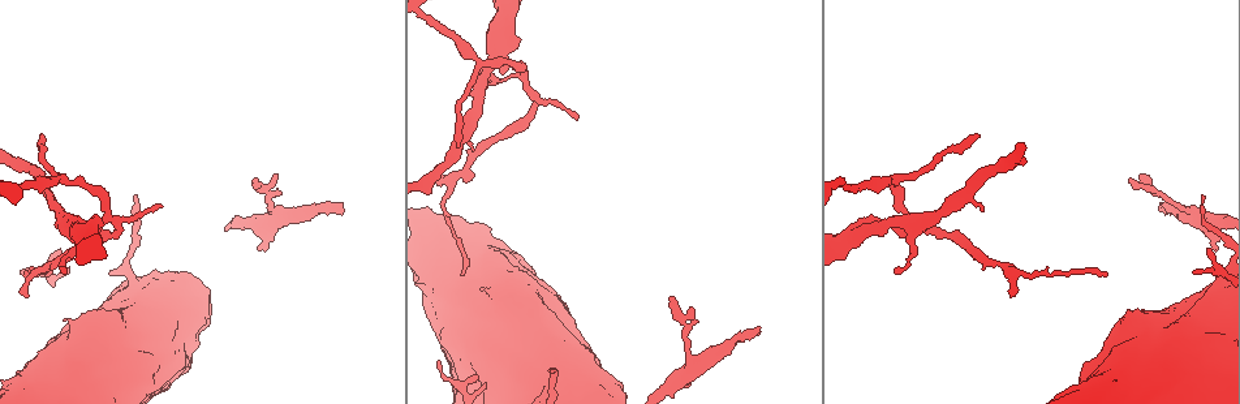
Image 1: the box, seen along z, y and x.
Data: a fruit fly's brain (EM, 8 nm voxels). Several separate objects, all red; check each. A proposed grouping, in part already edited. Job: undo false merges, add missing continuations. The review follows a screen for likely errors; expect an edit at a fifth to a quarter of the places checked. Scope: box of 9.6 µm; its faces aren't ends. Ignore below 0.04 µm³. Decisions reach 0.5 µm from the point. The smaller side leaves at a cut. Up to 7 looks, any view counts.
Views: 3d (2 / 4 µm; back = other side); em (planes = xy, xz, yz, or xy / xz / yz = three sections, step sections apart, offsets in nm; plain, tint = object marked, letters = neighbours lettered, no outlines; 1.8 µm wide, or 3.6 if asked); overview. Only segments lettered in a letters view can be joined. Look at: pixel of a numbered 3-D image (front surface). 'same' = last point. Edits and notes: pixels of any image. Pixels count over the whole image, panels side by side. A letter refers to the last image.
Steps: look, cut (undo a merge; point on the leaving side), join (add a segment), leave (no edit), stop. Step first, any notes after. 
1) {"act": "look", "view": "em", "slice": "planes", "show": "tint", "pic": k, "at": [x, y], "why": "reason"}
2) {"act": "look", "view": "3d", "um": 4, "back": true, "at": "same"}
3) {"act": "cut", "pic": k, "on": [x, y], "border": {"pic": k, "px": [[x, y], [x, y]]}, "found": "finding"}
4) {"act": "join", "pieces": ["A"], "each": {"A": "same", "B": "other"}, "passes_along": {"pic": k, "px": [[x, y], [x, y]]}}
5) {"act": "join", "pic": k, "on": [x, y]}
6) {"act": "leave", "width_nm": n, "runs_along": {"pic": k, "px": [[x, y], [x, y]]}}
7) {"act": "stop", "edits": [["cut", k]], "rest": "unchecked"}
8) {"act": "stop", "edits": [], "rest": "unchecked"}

{"act": "look", "view": "em", "slice": "xz", "step": 4, "show": "letters", "pic": 1, "at": [136, 194], "why": "thin end"}

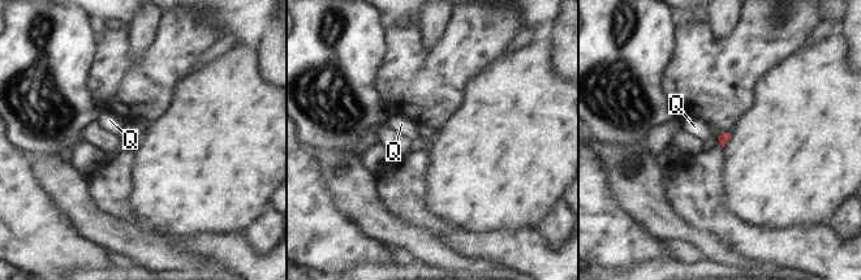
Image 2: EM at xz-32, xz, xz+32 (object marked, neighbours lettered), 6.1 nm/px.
{"act": "look", "view": "em", "slice": "planes", "show": "letters", "at": "same"}

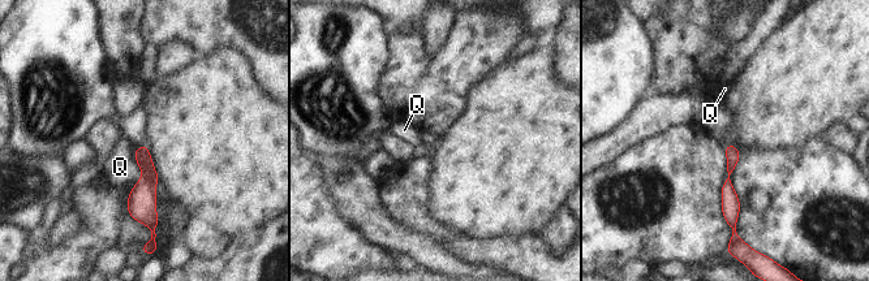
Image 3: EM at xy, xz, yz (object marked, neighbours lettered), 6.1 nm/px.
{"act": "join", "pieces": ["Q"], "width_nm": 80, "each": {"Q": "same"}, "passes_along": {"pic": 3, "px": [[142, 204], [140, 167], [120, 167]]}, "found": "the neuron continues"}

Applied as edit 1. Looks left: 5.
{"act": "look", "view": "em", "slice": "planes", "show": "plain", "pic": 1, "at": [1215, 250], "why": "an open end"}

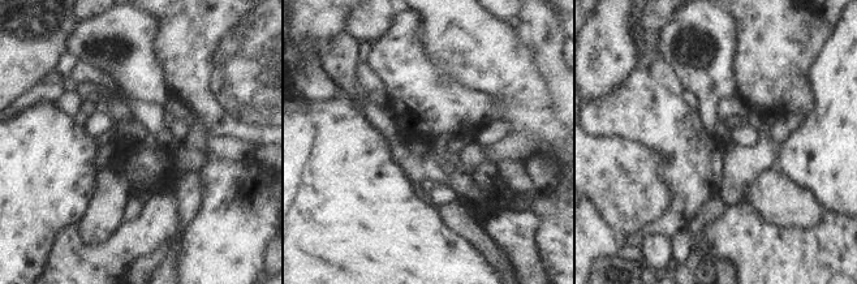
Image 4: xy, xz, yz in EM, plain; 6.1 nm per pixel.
{"act": "look", "view": "em", "slice": "planes", "show": "tint", "at": "same"}

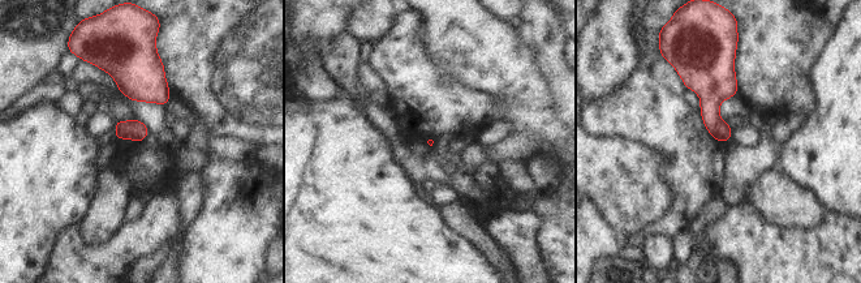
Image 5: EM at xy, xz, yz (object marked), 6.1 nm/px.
{"act": "look", "view": "em", "slice": "planes", "show": "letters", "at": "same", "why": "what lies round it"}

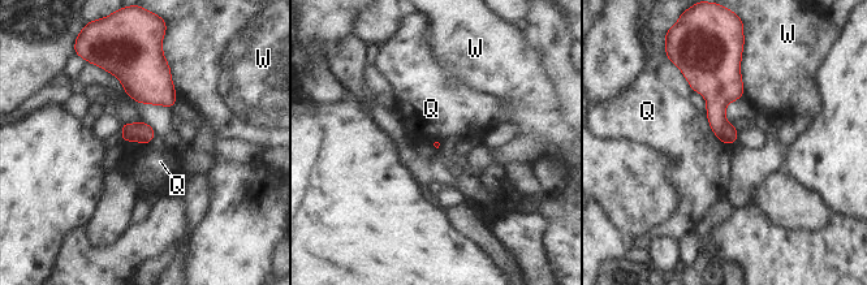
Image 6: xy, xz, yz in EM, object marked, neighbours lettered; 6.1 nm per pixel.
{"act": "leave", "each": {"Q": "other", "W": "other"}, "border": {"pic": 6, "px": [[704, 109], [712, 132], [729, 146]]}, "found": "none of them fits"}

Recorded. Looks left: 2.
{"act": "look", "view": "3d", "um": 4, "pic": 1, "at": [757, 327], "why": "free end"}

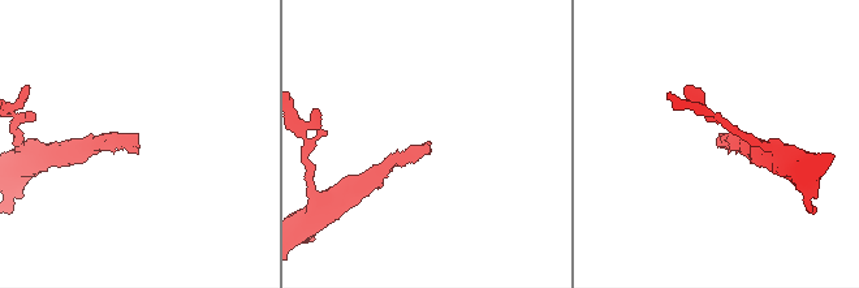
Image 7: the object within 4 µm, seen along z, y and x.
{"act": "look", "view": "em", "um": 3.6, "slice": "planes", "show": "letters", "pic": 7, "at": [719, 144]}

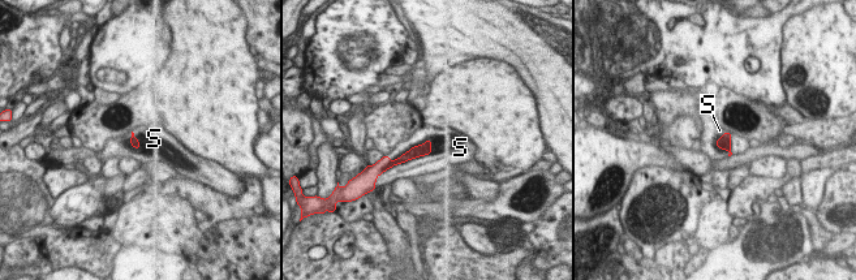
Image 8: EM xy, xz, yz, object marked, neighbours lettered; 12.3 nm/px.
{"act": "join", "pieces": ["S"], "each": {"S": "same"}, "passes_along": {"pic": 8, "px": [[134, 142], [137, 140], [154, 138]]}, "found": "it goes on there"}

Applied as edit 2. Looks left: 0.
{"act": "stop", "edits": [["join", 3], ["join", 8]], "rest": "unchecked"}

